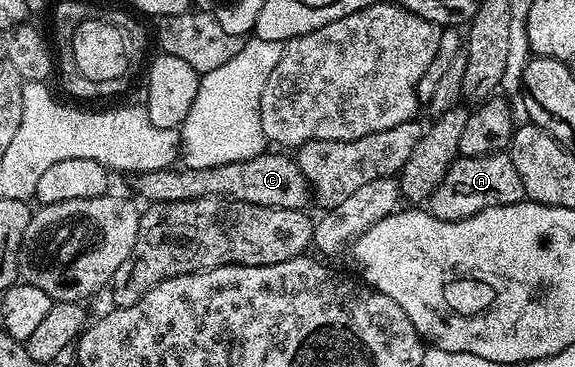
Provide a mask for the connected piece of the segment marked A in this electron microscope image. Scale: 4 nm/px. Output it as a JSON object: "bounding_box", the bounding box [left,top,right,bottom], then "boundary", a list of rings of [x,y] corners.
{"bounding_box":[427,151,525,220],"boundary":[[[508,151],[492,152],[489,156],[461,156],[454,160],[436,190],[430,194],[427,208],[440,220],[462,220],[482,212],[484,208],[493,208],[497,204],[520,204],[525,199],[523,178],[519,178],[519,170],[515,170],[515,162],[511,162]]]}

